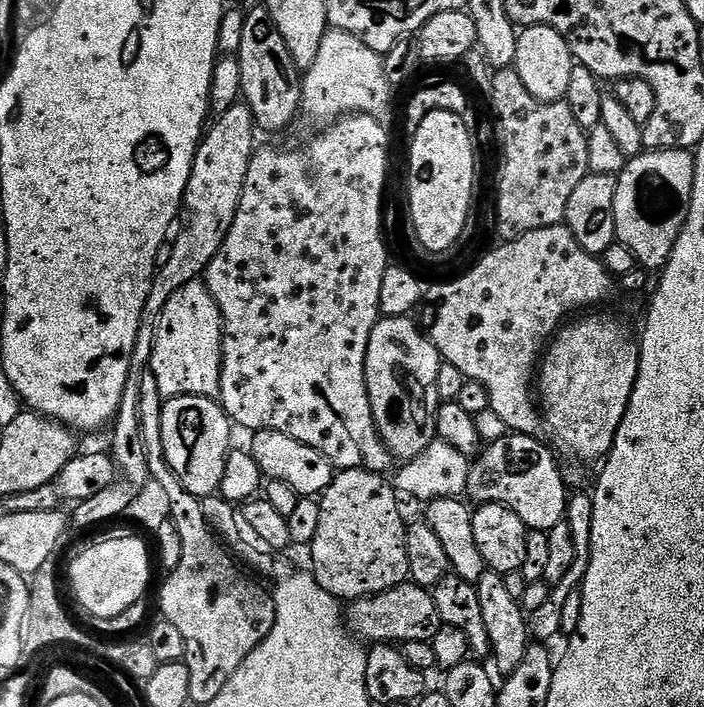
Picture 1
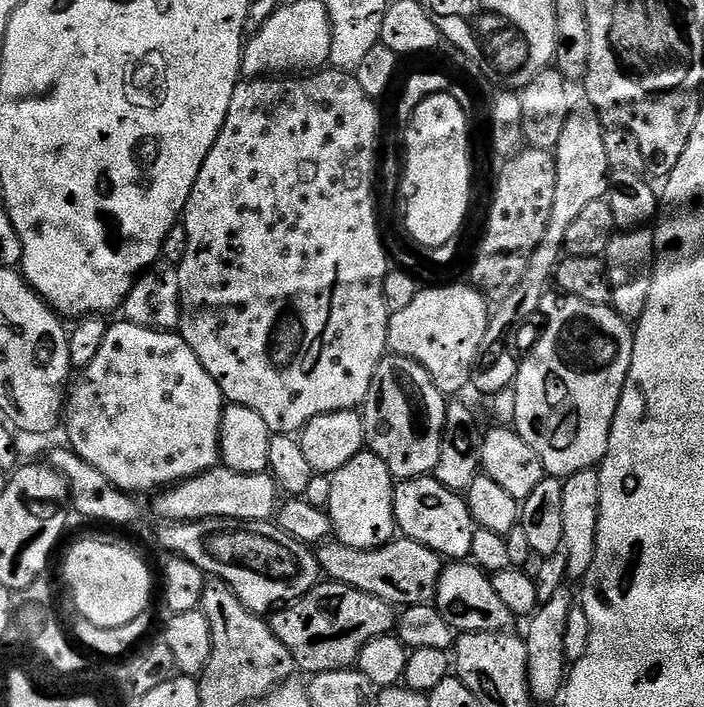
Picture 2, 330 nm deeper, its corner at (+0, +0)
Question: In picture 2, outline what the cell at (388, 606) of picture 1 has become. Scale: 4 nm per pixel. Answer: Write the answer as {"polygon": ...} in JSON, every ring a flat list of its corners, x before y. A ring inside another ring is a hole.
{"polygon":[[321,582,306,595,291,604,271,613,270,623,278,642,290,650,293,665,307,674,342,671,351,669,356,663,358,654,366,642,379,636,387,636,397,627,398,612,391,604,374,594,366,594,357,588,348,588,345,584]]}

